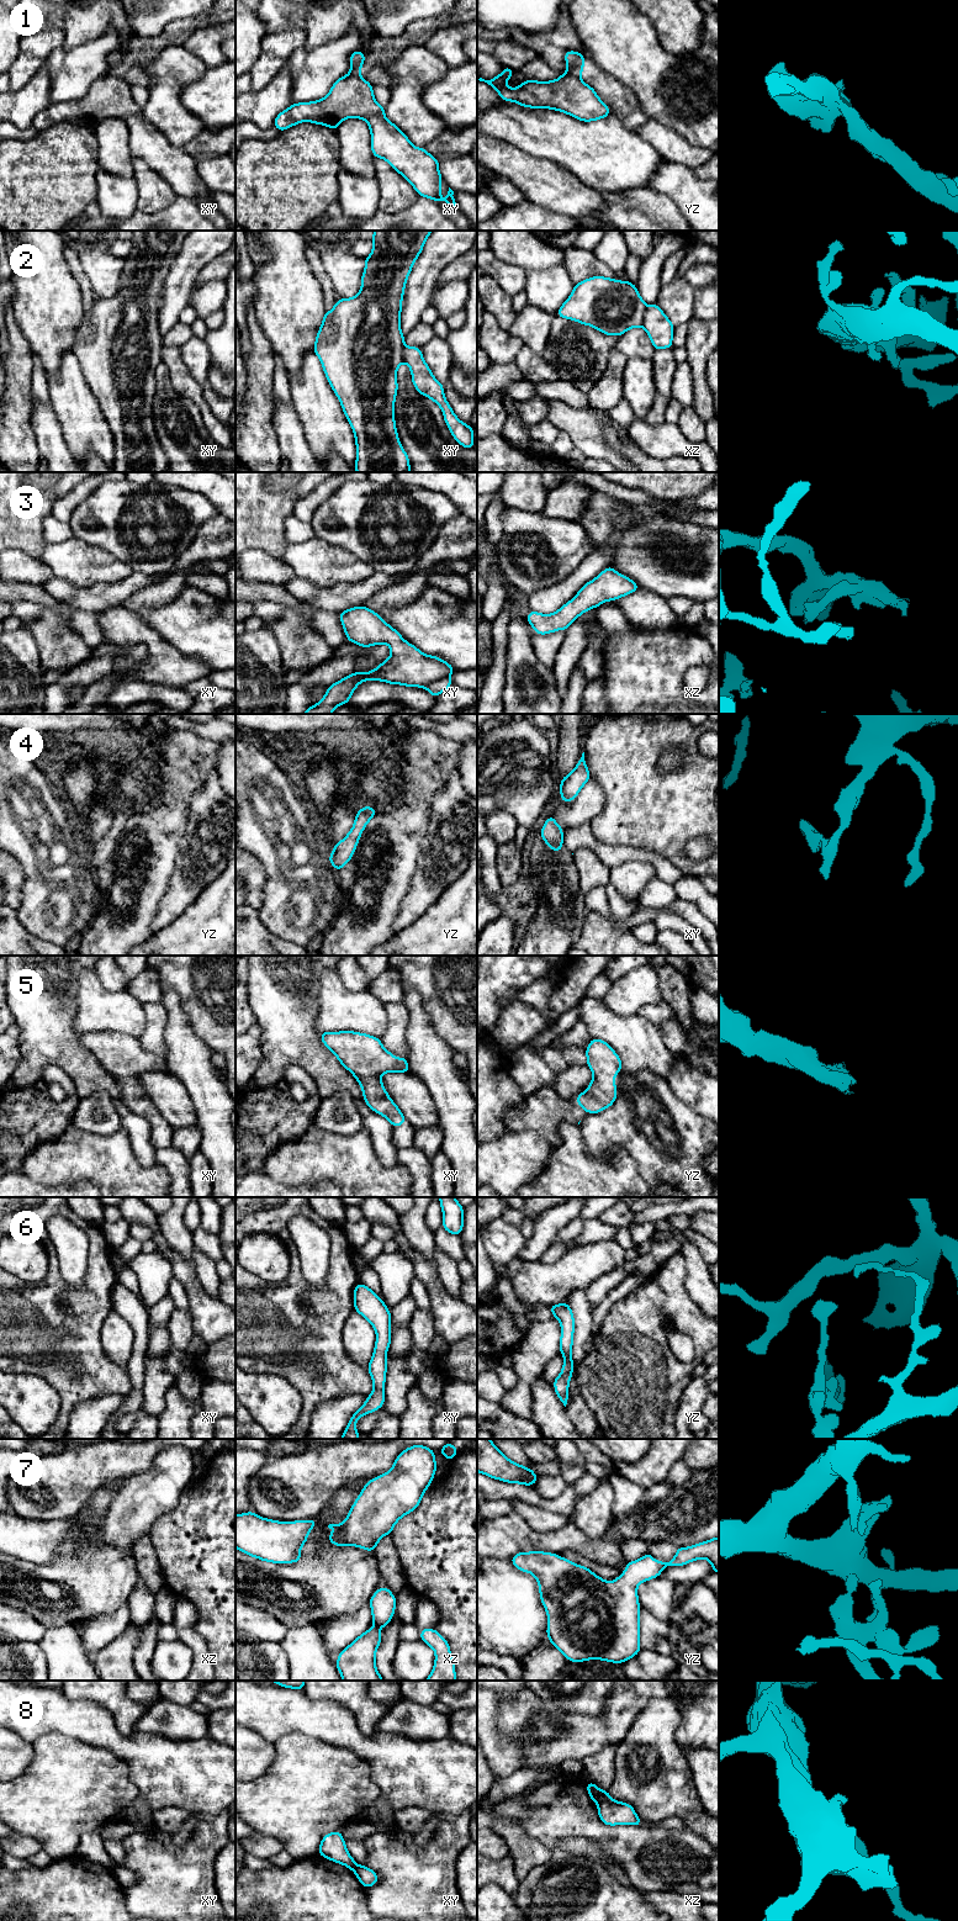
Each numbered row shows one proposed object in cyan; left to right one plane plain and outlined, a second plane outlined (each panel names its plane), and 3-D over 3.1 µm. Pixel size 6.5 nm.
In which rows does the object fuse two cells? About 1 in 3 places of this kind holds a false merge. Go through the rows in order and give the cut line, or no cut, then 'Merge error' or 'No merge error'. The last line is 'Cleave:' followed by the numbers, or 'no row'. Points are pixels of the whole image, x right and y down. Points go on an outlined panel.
1: Split along yz (567, 70), (578, 79). Merge error
2: Split along xz (647, 306), (641, 326). Merge error
3: No split. No merge error
4: No split. No merge error
5: No split. No merge error
6: No split. No merge error
7: Split along xz (375, 1625), (380, 1628). Merge error
8: Split along xz (596, 1787), (597, 1804). Merge error
Cleave: 1, 2, 7, 8

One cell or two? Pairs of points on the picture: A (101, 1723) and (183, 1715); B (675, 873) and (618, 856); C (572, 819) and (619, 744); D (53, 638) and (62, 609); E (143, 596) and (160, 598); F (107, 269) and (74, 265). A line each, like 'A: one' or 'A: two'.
A: two
B: one
C: two
D: one
E: one
F: two

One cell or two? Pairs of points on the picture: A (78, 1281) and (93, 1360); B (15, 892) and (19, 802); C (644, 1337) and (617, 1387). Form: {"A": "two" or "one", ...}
{"A": "two", "B": "two", "C": "one"}

